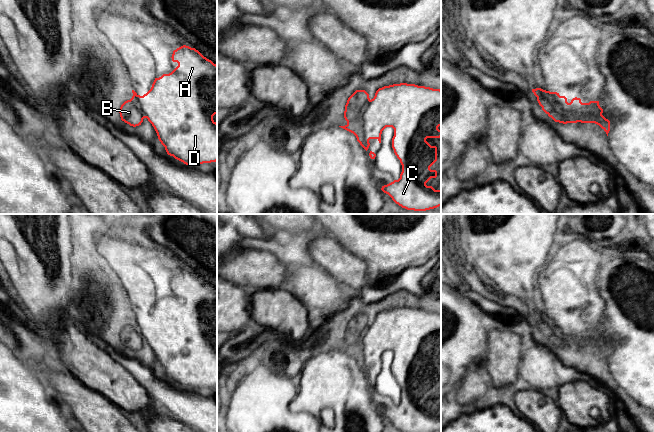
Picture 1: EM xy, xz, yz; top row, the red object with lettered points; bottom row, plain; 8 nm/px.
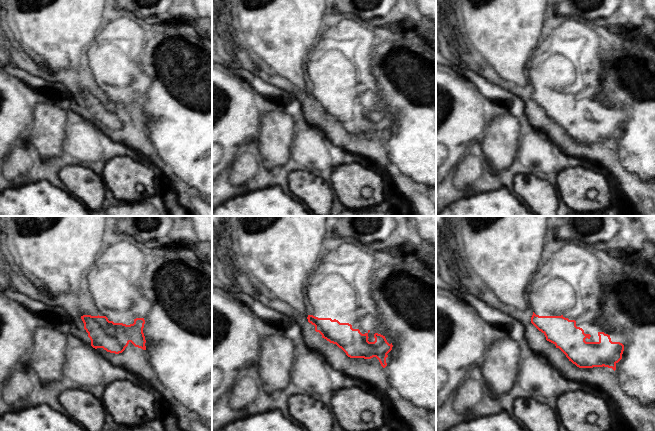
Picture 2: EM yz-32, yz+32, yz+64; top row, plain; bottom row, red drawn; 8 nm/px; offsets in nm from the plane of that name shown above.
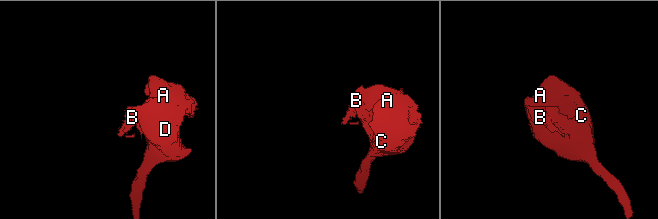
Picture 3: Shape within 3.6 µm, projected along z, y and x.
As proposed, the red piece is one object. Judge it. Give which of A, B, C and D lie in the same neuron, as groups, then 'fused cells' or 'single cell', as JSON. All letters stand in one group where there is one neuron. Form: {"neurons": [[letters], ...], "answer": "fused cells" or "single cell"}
{"neurons": [["A", "C", "D"], ["B"]], "answer": "fused cells"}

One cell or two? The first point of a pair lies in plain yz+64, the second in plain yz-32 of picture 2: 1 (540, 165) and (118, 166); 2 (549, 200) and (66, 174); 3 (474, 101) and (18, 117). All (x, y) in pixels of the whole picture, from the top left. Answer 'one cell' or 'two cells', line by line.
1: two cells
2: one cell
3: one cell

